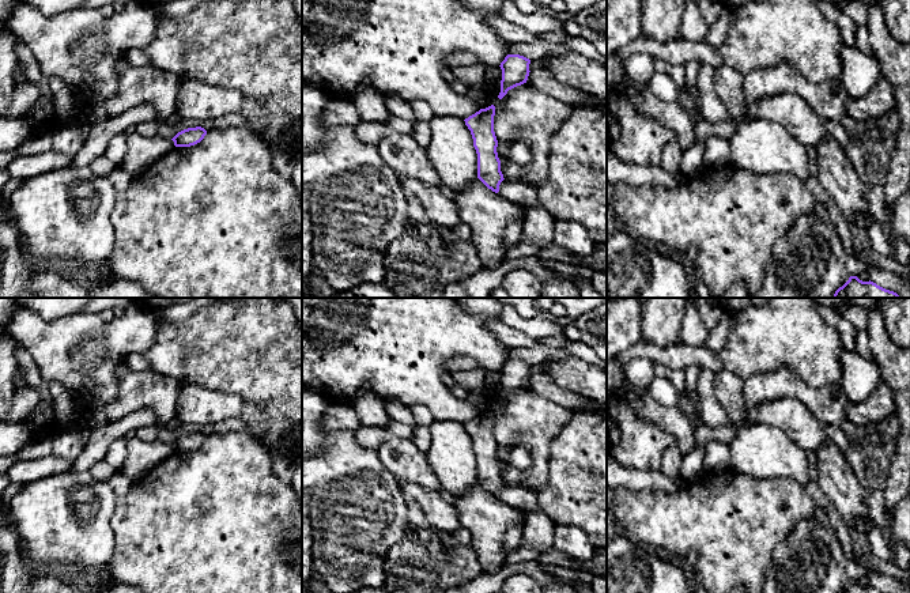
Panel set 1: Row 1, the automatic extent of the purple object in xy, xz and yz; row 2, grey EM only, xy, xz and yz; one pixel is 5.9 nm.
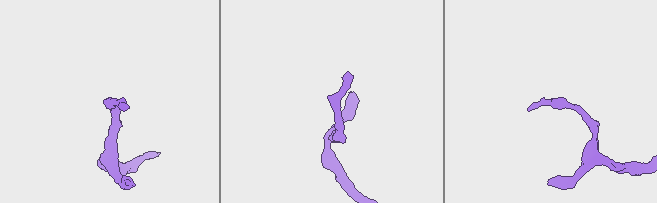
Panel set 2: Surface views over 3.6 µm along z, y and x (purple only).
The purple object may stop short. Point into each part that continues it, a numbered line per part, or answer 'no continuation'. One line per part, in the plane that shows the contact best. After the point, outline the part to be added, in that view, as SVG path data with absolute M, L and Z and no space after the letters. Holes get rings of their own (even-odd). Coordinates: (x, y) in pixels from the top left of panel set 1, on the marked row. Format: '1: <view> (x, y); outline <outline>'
no continuation

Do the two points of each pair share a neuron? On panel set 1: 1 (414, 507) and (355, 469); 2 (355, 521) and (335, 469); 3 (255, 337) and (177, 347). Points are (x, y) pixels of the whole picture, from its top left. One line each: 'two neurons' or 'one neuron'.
1: two neurons
2: one neuron
3: one neuron

